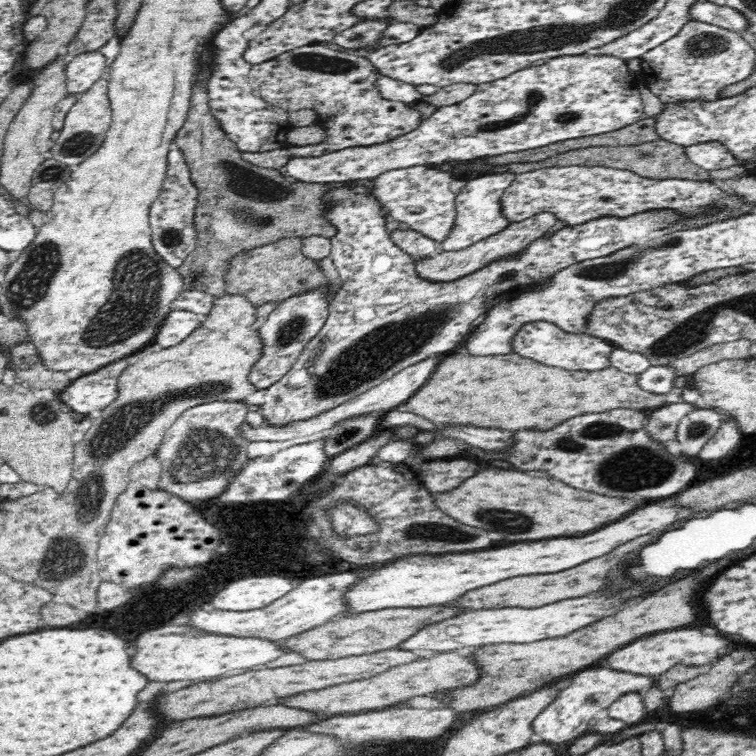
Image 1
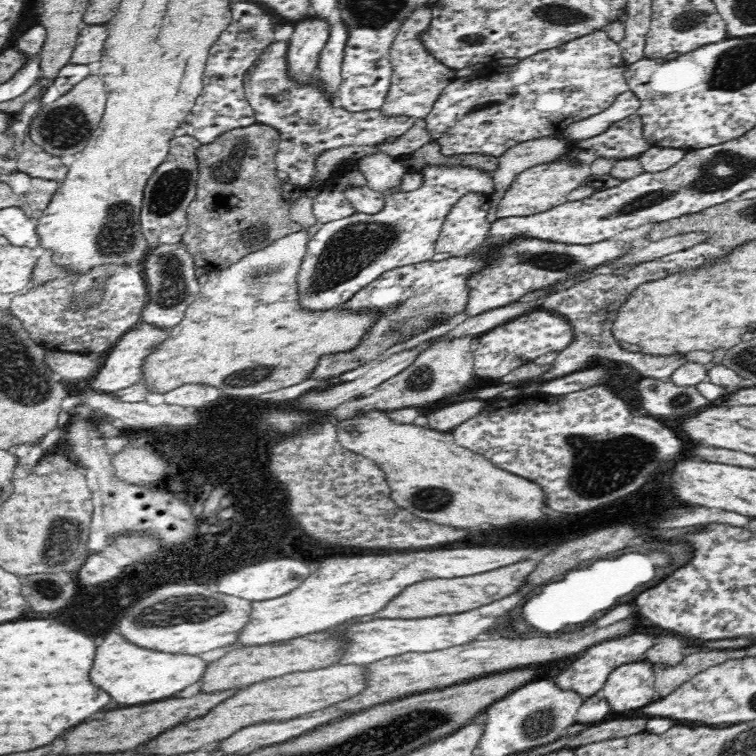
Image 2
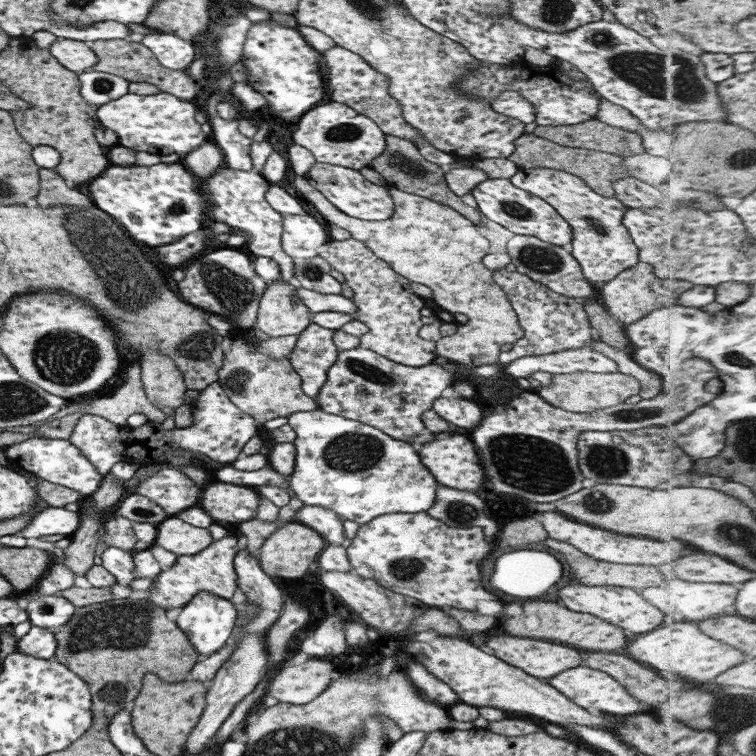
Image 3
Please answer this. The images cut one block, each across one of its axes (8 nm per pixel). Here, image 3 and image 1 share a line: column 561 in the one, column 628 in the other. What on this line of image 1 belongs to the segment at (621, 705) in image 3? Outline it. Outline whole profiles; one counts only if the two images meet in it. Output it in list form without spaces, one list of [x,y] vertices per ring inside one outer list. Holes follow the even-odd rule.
[[[604,664],[597,665],[595,668],[579,671],[578,673],[574,673],[573,676],[574,678],[565,682],[566,687],[560,691],[556,700],[554,700],[546,710],[542,710],[542,712],[536,716],[536,720],[534,720],[534,724],[532,725],[534,725],[535,739],[537,742],[568,742],[568,740],[579,738],[591,731],[590,726],[592,726],[594,721],[594,714],[599,710],[607,710],[612,703],[615,703],[618,698],[626,696],[626,694],[643,695],[648,692],[648,690],[652,690],[654,686],[657,686],[657,679],[653,676],[618,671]]]

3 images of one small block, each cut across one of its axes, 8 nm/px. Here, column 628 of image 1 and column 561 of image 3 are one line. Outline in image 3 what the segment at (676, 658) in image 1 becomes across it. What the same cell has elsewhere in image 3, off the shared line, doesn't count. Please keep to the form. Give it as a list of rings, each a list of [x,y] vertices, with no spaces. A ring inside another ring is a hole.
[[[497,636],[497,638],[489,638],[487,646],[493,650],[493,656],[499,660],[503,660],[515,668],[521,668],[525,674],[542,680],[547,680],[568,668],[575,668],[582,660],[581,654],[576,648],[543,639],[525,638],[523,640],[523,638],[515,638],[515,636]]]

